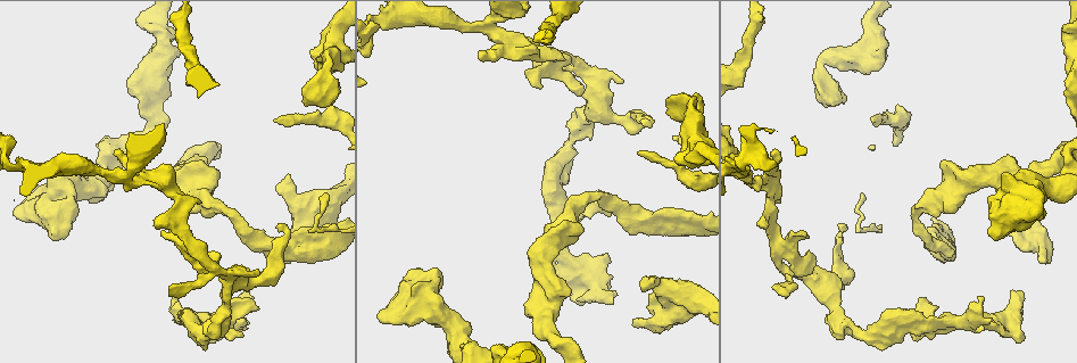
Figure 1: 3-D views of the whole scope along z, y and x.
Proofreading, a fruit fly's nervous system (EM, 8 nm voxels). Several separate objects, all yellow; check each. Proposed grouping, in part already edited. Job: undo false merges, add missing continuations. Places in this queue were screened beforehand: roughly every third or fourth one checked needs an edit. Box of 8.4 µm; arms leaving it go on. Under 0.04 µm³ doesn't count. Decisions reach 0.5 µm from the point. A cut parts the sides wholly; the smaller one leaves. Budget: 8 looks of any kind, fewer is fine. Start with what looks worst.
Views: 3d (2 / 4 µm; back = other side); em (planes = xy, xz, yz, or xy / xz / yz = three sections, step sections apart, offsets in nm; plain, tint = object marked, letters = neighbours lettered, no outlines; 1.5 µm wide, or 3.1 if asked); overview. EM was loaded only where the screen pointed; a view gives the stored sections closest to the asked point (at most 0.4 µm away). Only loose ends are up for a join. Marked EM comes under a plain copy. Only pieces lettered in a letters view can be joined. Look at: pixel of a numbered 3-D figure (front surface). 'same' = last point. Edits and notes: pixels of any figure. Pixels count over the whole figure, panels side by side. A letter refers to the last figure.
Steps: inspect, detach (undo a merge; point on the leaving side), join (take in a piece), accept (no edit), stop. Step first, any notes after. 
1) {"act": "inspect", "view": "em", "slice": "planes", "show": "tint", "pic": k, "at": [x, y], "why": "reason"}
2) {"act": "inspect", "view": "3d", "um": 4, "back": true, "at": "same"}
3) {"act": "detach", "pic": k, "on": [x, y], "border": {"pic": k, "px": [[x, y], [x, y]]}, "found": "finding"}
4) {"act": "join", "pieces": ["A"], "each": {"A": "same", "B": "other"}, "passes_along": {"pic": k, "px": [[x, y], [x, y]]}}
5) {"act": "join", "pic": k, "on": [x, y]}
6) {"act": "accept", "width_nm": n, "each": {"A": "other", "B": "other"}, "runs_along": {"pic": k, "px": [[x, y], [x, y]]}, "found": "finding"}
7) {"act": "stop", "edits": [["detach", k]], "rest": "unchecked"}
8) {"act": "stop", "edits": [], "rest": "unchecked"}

{"act": "inspect", "view": "3d", "um": 2, "back": true, "pic": 1, "at": [550, 174], "why": "sharp bend"}

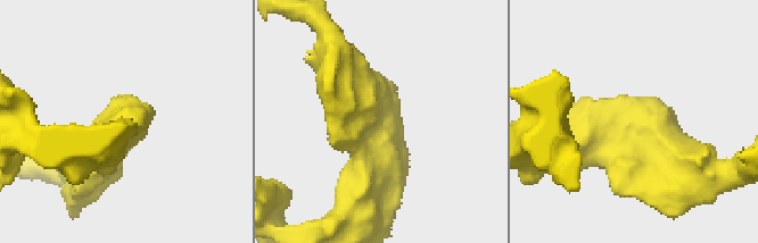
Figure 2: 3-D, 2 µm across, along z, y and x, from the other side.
{"act": "inspect", "view": "em", "slice": "xy", "step": 4, "show": "tint", "pic": 2, "at": [375, 118]}

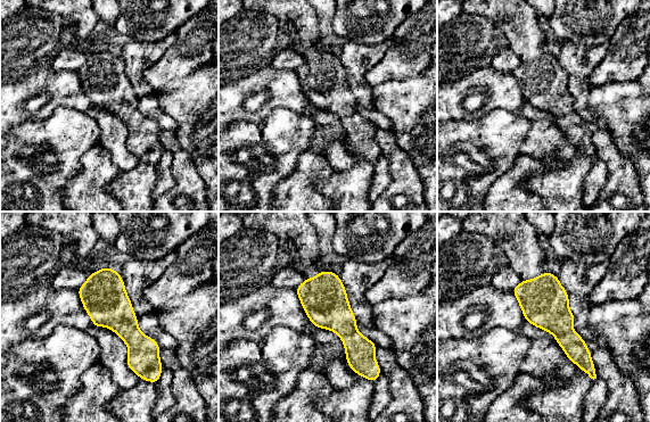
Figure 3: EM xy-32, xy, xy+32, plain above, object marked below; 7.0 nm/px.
{"act": "inspect", "view": "em", "slice": "planes", "show": "letters", "at": "same", "why": "another direction"}

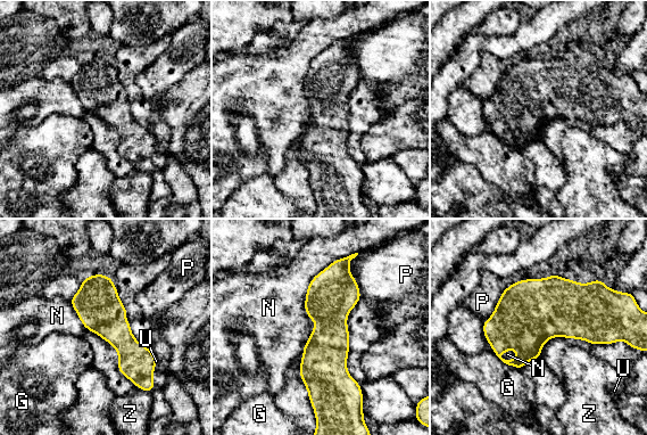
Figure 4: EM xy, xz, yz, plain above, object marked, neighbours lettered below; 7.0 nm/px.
{"act": "accept", "width_nm": 300, "each": {"G": "other", "N": "other", "P": "other", "U": "other", "Z": "other"}, "runs_along": {"pic": 4, "px": [[342, 261], [312, 392]]}, "found": "continuous, no second neuron"}

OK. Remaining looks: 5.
{"act": "inspect", "view": "em", "slice": "planes", "show": "letters", "pic": 1, "at": [611, 294], "why": "free end"}

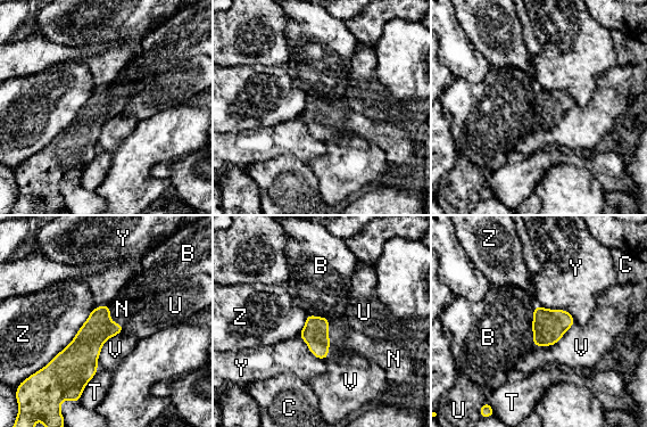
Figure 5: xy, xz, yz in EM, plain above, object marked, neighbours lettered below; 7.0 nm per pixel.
{"act": "join", "pieces": ["N"], "width_nm": 190, "each": {"B": "other", "C": "other", "N": "same", "T": "other", "U": "other", "V": "other", "Y": "other", "Z": "other"}, "found": "the neuron continues"}

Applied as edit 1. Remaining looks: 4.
{"act": "inspect", "view": "overview", "why": "redraw"}

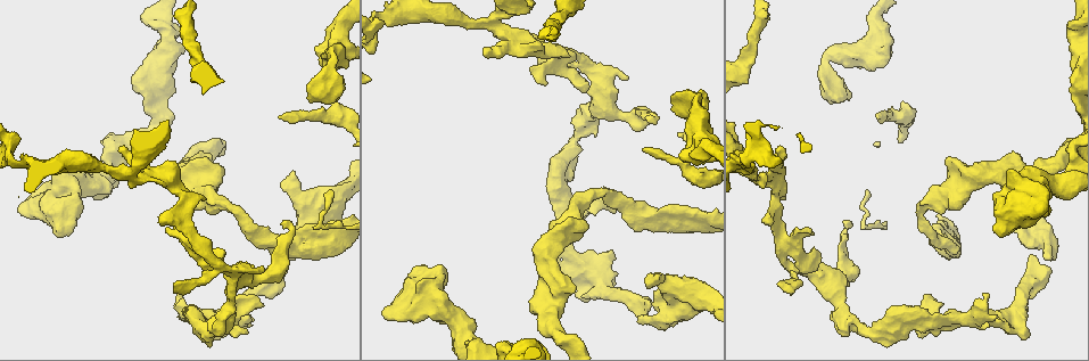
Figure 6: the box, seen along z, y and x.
{"act": "inspect", "view": "em", "slice": "planes", "show": "letters", "pic": 6, "at": [828, 58], "why": "calibre changes"}

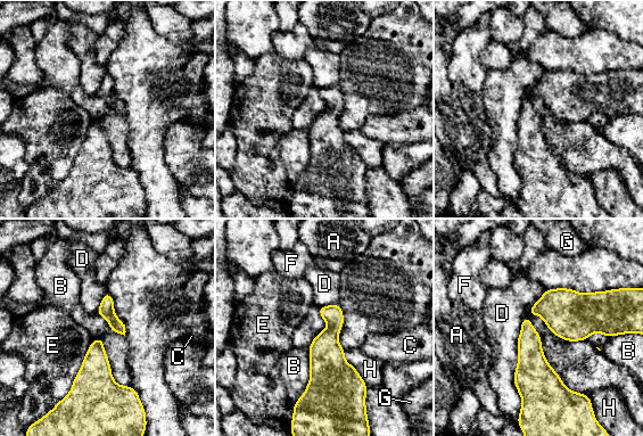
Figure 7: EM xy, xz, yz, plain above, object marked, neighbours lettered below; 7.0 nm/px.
{"act": "accept", "width_nm": 110, "each": {"A": "other", "B": "other", "C": "other", "D": "other", "E": "other", "F": "other", "G": "other", "H": "other"}, "border": {"pic": 7, "px": [[93, 339], [69, 392], [64, 397]]}, "found": "one neuron here"}

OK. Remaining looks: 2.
{"act": "stop", "edits": [["join", 5]], "rest": "unchecked"}

